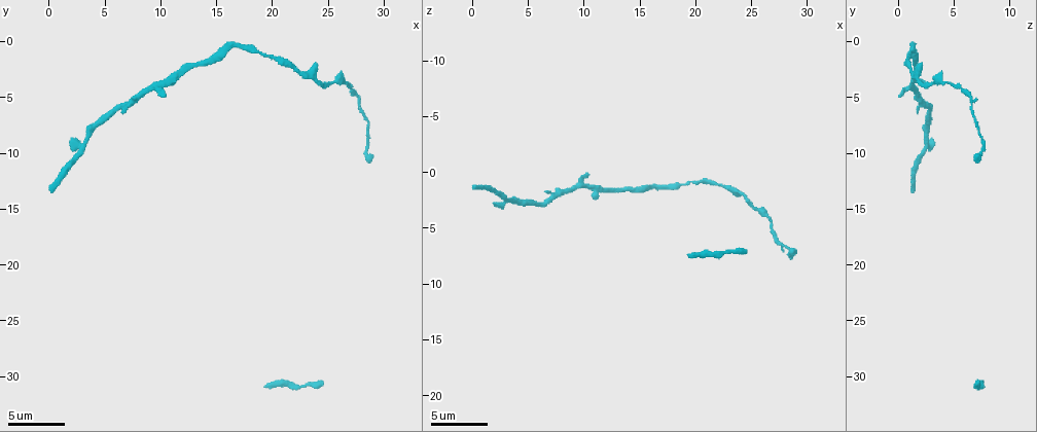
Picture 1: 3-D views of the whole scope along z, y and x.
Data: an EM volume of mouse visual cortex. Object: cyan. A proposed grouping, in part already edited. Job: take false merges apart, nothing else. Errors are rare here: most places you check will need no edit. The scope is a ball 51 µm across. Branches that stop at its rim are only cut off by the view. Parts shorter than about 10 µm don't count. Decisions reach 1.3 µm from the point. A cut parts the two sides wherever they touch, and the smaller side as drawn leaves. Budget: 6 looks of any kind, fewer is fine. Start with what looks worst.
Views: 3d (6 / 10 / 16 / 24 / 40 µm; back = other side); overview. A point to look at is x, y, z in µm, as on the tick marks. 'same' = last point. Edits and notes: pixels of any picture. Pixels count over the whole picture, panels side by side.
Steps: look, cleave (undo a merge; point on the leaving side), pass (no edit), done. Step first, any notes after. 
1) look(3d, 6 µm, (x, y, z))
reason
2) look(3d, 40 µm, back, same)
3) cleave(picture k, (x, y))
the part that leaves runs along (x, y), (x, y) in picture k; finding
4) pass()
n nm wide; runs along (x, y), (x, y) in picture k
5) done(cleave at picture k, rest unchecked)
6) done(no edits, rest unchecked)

look(3d, 10 µm, (26.2, 3.4, 3.8))

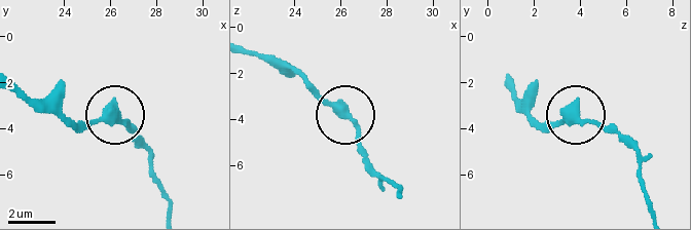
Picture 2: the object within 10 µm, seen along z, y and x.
look(3d, 6 µm, (26.3, 3.5, 3.7))

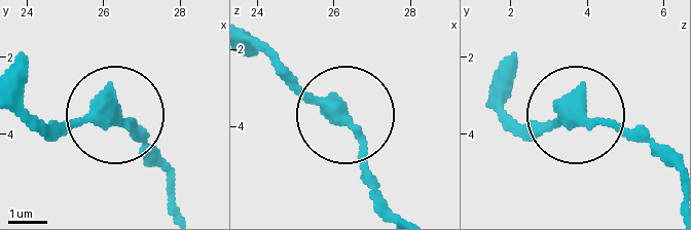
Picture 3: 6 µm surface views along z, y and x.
pass()
runs along (111, 119), (32, 122) in picture 3; one neuron here

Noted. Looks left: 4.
look(3d, 10 µm, (28.6, 9.2, 7.8))
sudden change in width

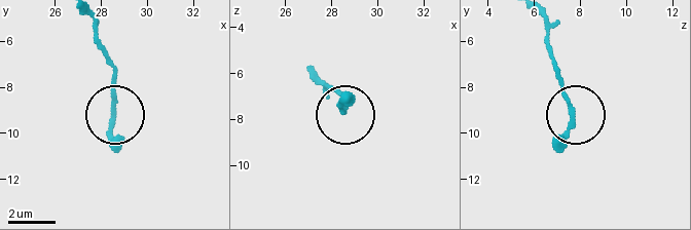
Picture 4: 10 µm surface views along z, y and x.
pass()
180 nm wide; runs along (541, 17), (571, 110) in picture 4; continuous, no second neuron

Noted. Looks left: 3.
look(3d, 6 µm, (20.6, 1.8, 0.6))
sudden change in width

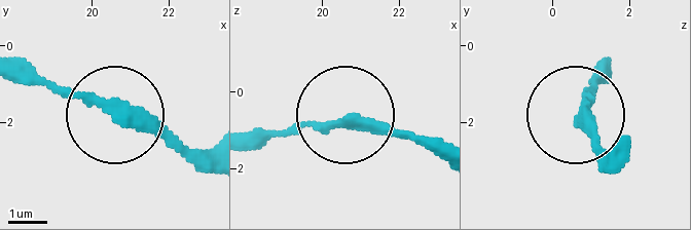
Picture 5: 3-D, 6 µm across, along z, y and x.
pass()
runs along (209, 161), (100, 106), (22, 80) in picture 5; one neuron here

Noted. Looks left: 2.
done(no edits, rest unchecked)

